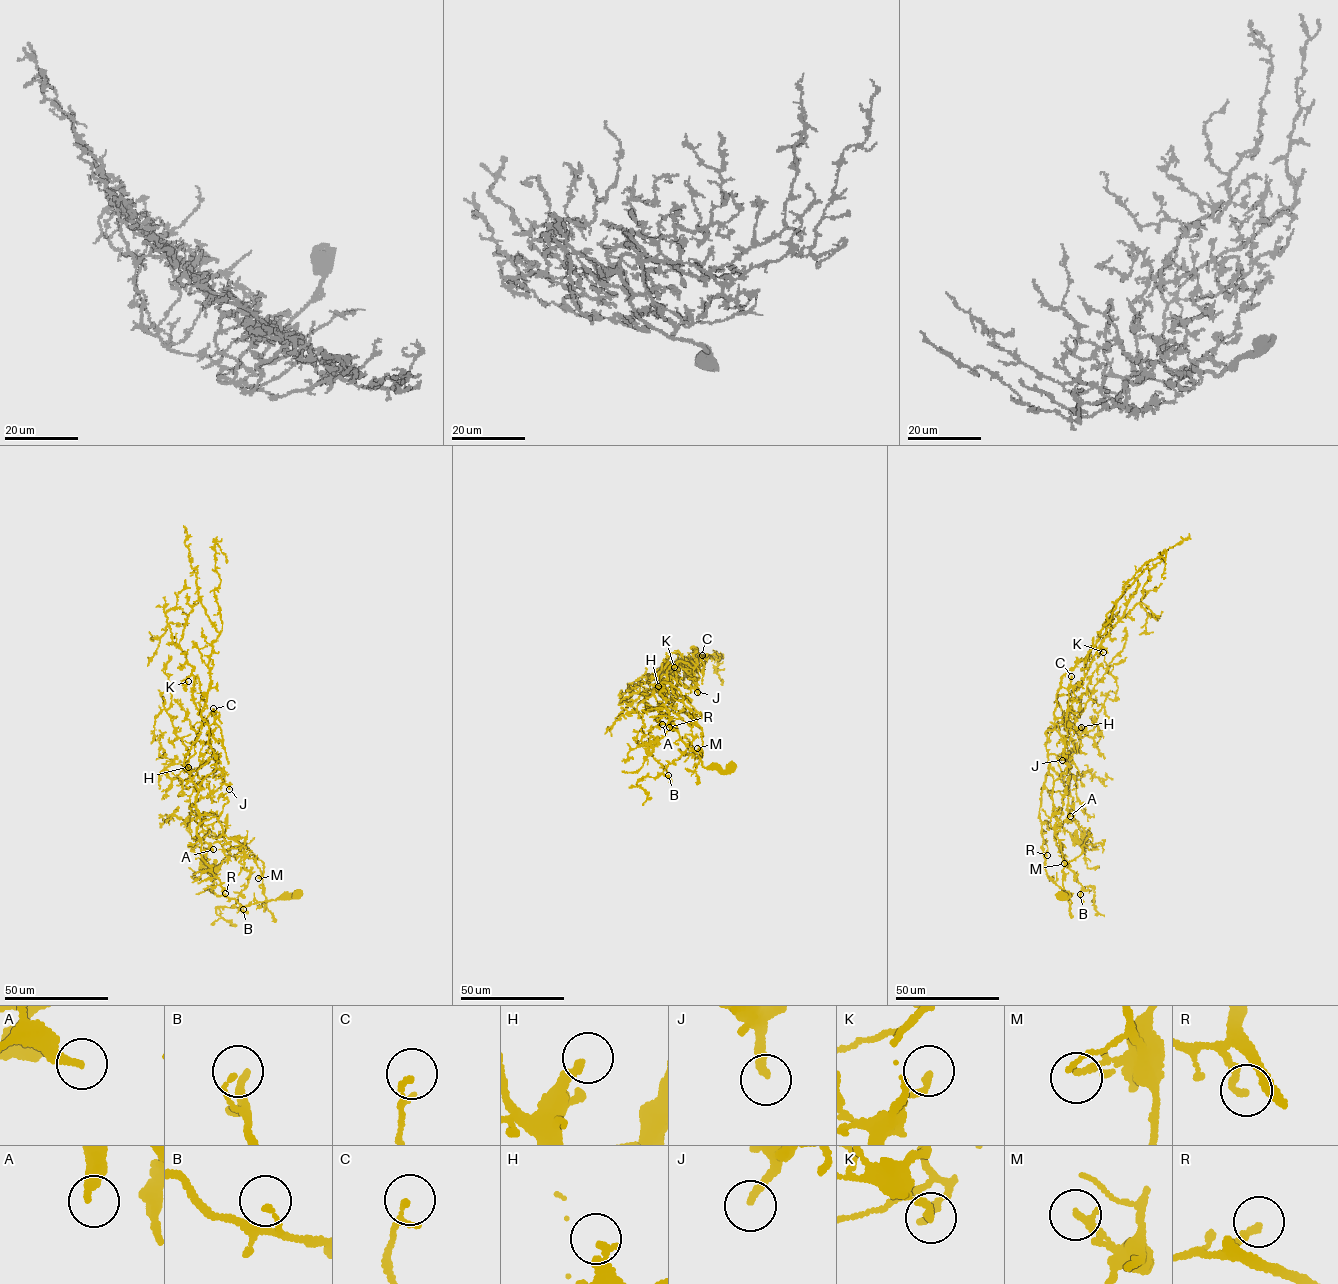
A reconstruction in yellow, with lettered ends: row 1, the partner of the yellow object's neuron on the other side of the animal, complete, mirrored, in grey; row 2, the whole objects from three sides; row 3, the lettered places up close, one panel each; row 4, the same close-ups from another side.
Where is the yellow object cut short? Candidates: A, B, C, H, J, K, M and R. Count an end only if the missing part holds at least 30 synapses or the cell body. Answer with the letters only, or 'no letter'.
J

